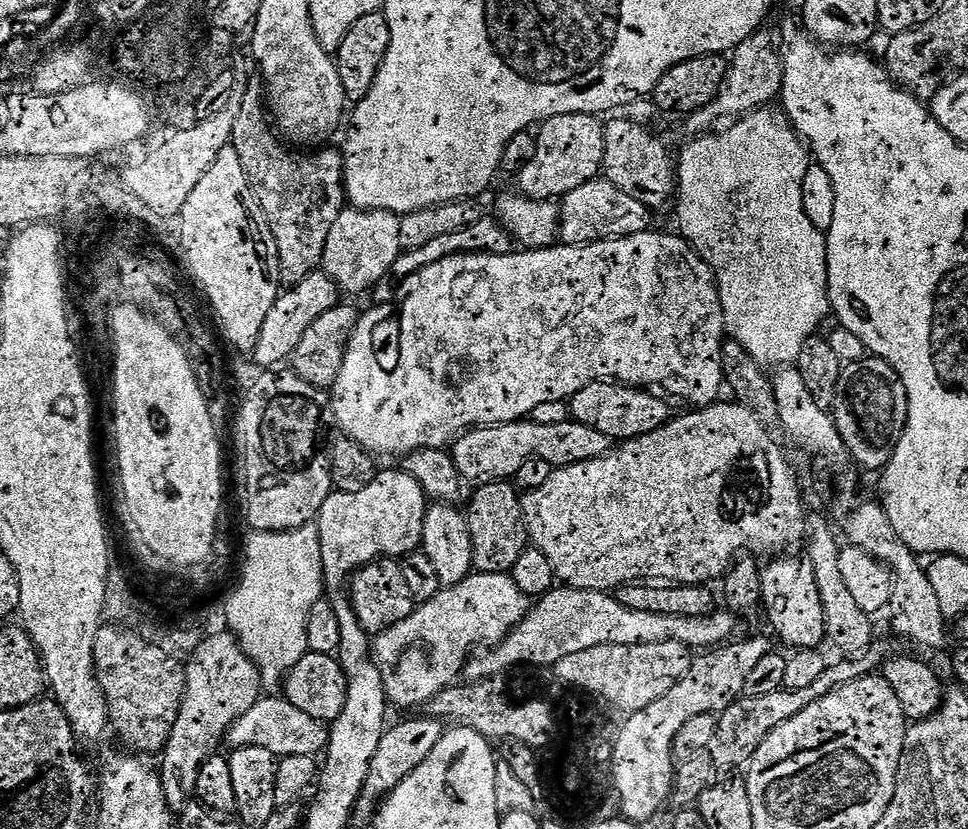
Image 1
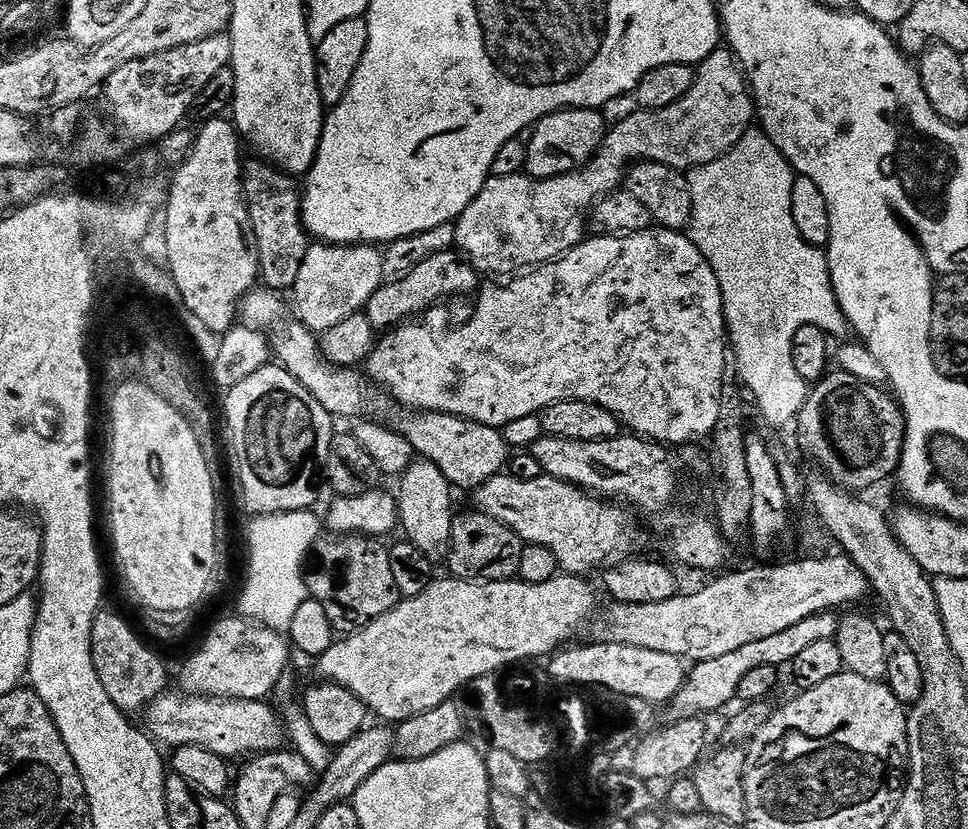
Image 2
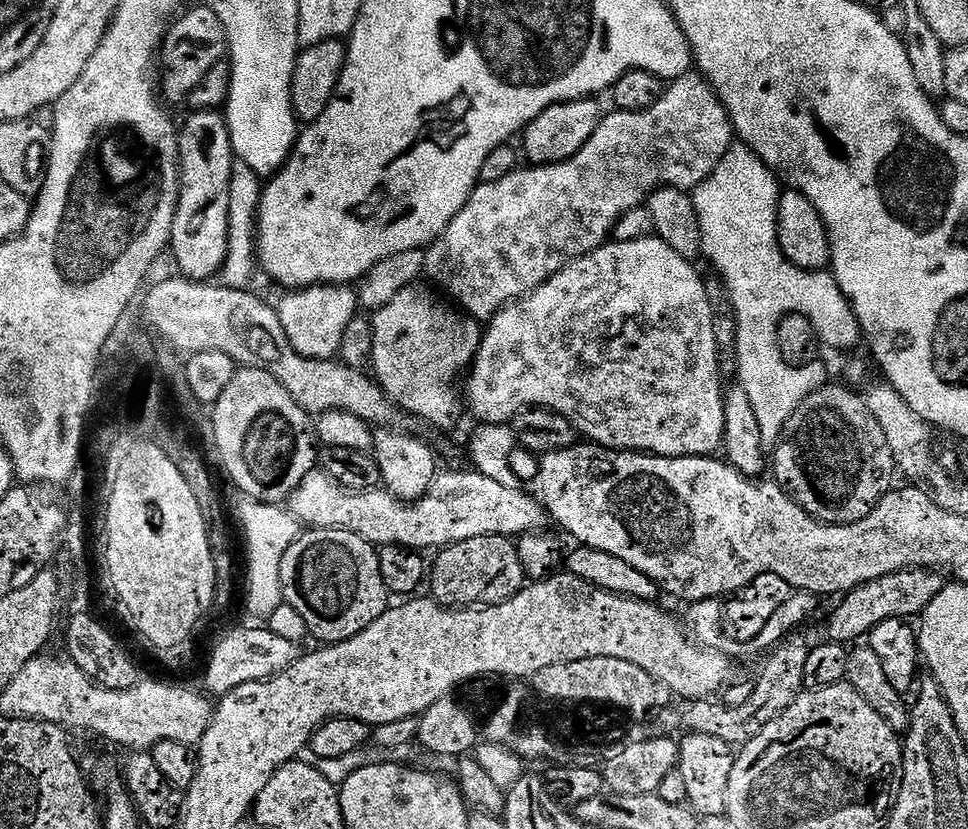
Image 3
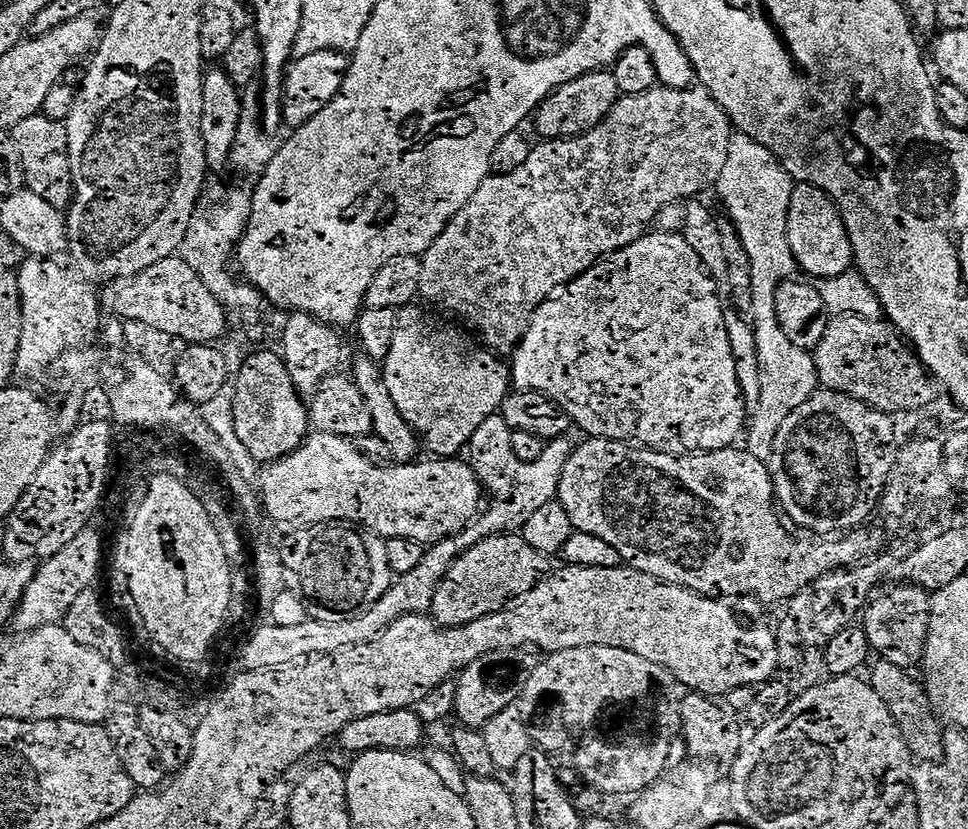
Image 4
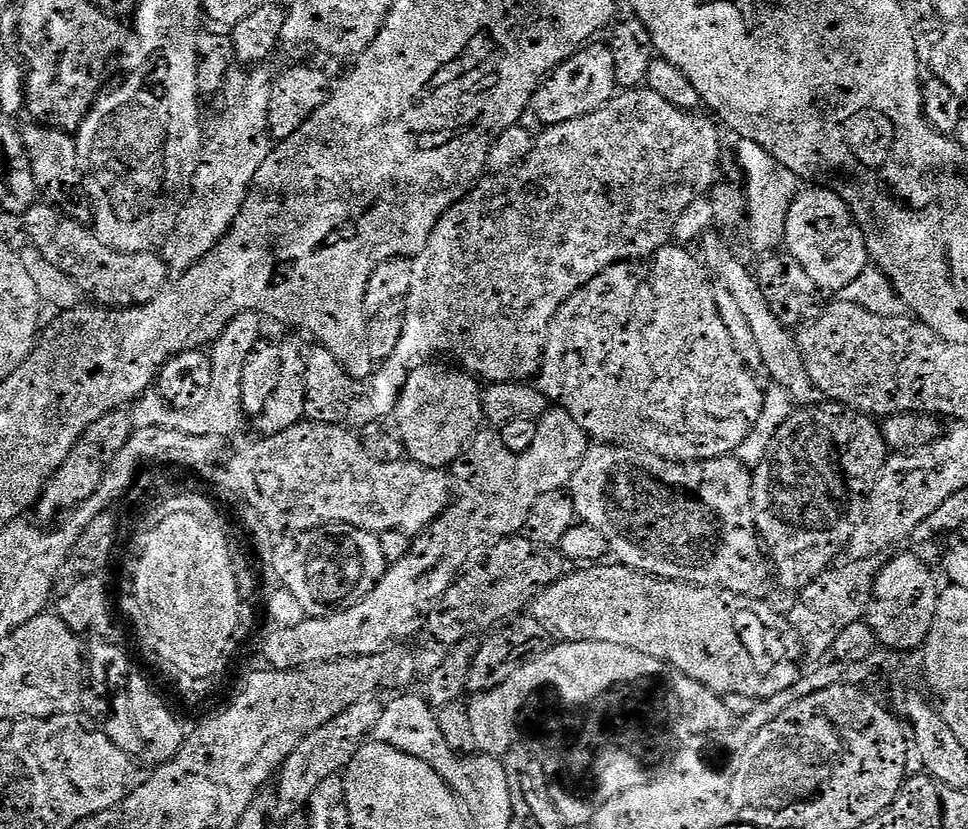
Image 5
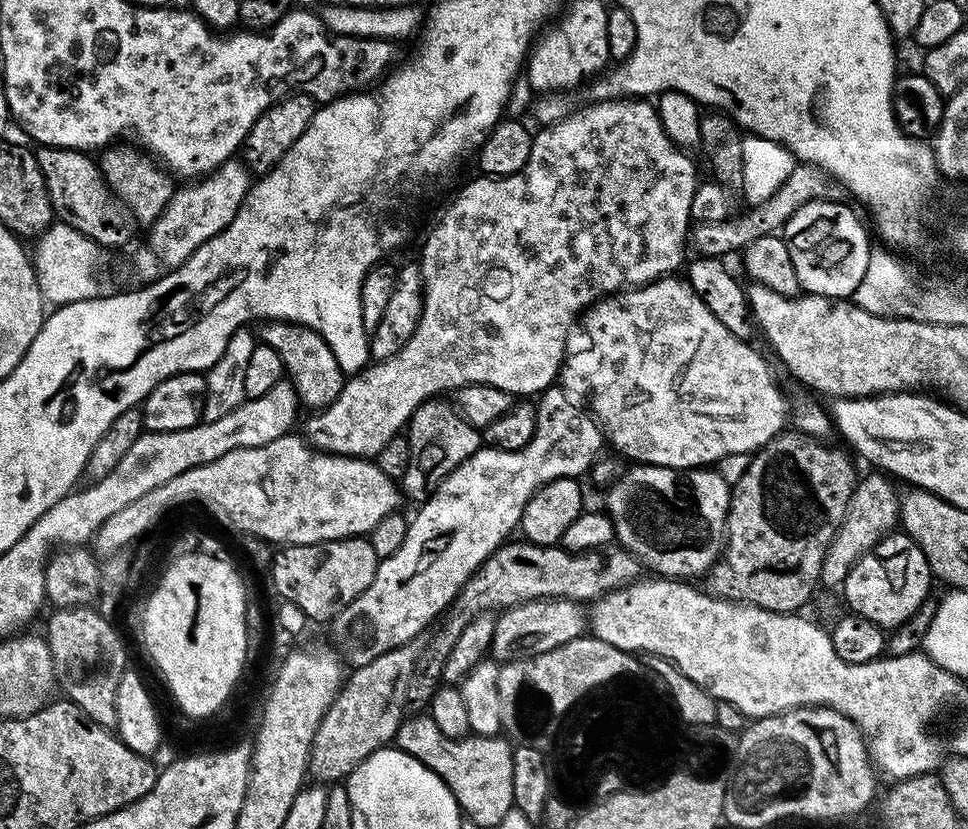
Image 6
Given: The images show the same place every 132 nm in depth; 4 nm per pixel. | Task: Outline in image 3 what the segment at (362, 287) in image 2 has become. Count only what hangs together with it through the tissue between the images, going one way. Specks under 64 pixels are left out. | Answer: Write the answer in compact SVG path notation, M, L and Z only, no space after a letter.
M315 284L313 288L289 291L278 303L280 321L294 347L315 360L331 360L344 346L344 335L352 319L358 316L358 296L342 284Z

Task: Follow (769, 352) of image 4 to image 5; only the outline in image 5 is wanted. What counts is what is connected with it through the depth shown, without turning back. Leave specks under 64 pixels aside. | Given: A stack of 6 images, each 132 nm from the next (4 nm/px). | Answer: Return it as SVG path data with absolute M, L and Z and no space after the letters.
M737 139L734 144L736 158L744 173L745 193L748 196L749 230L751 243L764 250L776 250L784 244L786 234L786 218L790 214L790 206L798 191L798 177L782 162L778 162L758 142Z

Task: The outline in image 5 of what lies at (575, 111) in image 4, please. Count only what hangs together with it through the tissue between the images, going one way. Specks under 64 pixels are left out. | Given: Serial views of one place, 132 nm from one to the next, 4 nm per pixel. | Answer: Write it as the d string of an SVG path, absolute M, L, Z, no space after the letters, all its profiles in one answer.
M607 43L595 44L577 50L545 76L543 84L532 96L530 105L531 115L536 115L540 126L561 124L589 116L591 112L604 108L617 95L612 49Z

